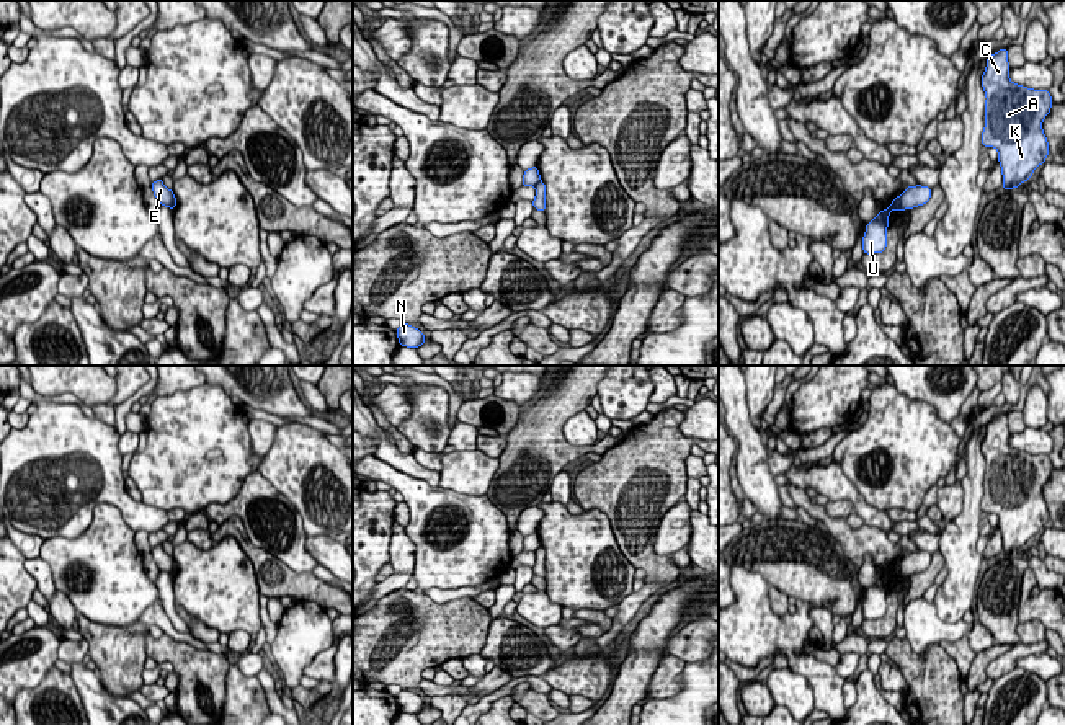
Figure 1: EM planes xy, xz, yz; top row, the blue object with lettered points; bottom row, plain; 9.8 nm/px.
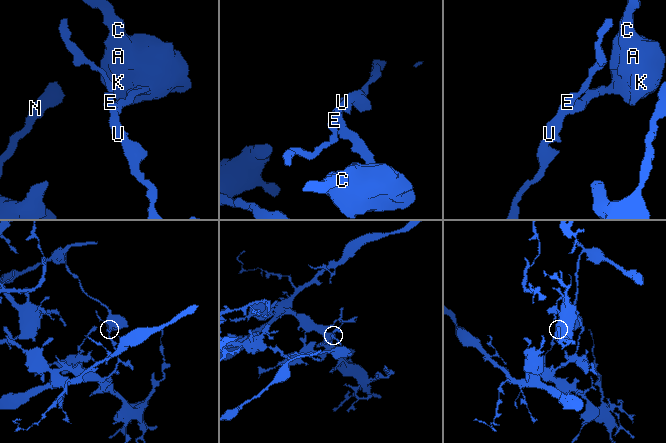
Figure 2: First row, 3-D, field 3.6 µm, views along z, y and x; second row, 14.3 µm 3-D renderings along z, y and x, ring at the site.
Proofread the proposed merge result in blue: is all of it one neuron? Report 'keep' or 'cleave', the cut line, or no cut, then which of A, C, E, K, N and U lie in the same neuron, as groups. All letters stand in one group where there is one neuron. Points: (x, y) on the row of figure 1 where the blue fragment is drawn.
cleave; cut in yz along (902, 196), (899, 208); A C K / E N U

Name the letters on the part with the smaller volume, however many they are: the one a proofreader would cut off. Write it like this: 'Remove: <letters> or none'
Remove: A, C, K

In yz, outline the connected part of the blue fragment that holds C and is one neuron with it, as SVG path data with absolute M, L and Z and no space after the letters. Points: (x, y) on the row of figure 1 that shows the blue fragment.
M1008 49L987 57L982 87L985 90L985 127L982 145L998 150L1003 189L1018 188L1045 163L1049 142L1042 121L1050 113L1049 90L1034 90L1009 80Z

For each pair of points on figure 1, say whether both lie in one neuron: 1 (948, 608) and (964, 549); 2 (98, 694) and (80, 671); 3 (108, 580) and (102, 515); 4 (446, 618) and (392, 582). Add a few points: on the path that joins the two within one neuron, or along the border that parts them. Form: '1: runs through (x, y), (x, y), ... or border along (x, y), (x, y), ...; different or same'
1: runs through (959, 593), (962, 564); same
2: runs through (93, 689), (82, 676); same
3: runs through (106, 564), (106, 531); same
4: border along (404, 587), (378, 600); different

